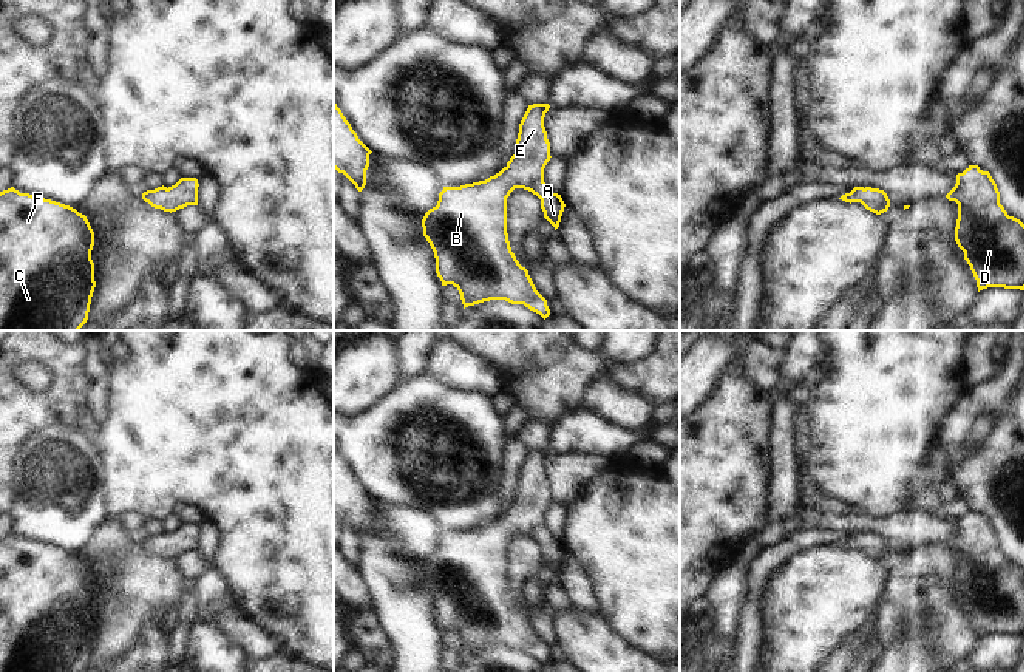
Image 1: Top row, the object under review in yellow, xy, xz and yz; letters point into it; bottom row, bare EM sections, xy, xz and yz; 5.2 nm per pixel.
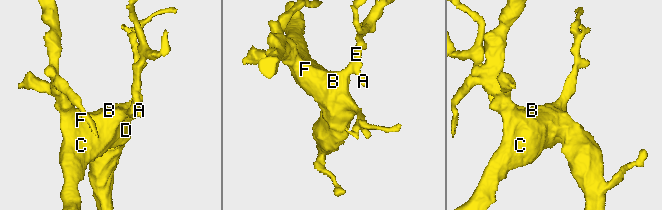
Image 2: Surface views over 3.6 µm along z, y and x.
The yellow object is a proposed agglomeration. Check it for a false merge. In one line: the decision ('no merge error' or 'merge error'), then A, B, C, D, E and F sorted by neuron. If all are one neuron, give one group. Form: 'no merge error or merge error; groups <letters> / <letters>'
no merge error; groups A B C D E F

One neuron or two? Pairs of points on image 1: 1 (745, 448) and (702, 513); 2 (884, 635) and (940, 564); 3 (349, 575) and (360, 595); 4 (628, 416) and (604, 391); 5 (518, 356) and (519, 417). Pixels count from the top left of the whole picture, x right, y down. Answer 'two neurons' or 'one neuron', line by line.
1: one neuron
2: one neuron
3: one neuron
4: one neuron
5: two neurons

